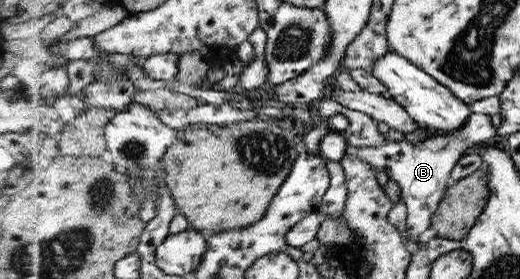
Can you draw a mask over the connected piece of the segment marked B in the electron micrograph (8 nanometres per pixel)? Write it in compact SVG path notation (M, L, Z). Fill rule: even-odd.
M471 112L465 126L452 134L429 133L423 141L413 144L406 139L398 142L383 140L373 147L355 147L348 145L346 155L358 157L372 166L375 171L387 173L390 179L399 184L400 201L407 208L406 224L408 225L405 243L414 243L416 237L430 227L432 218L444 198L444 194L452 183L451 173L460 161L463 151L469 152L474 145L483 144L497 133L497 128L491 122L491 116Z

